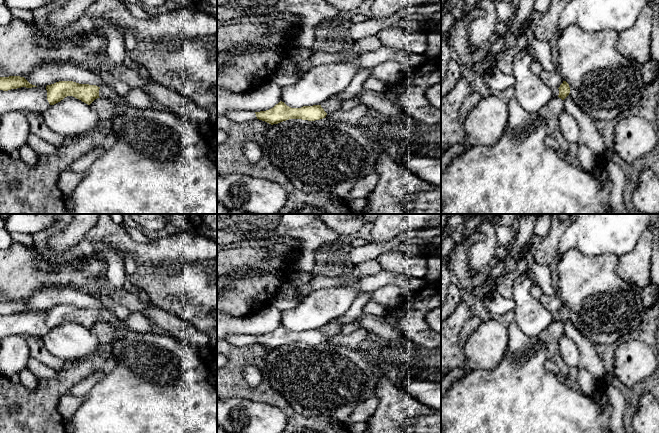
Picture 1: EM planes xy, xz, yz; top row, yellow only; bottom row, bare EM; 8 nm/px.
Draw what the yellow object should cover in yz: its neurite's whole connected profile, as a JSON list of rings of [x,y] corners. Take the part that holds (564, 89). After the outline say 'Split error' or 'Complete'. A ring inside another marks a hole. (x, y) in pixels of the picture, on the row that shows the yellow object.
[[[563,81],[559,88],[553,90],[554,97],[559,97],[562,100],[564,100],[569,95],[569,93],[570,87],[566,81]]]. Split error

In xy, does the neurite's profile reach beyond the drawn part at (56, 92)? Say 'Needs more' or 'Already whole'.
Needs more

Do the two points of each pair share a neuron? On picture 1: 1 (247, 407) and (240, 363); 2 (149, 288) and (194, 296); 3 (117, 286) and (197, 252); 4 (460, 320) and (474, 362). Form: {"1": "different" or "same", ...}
{"1": "different", "2": "same", "3": "different", "4": "different"}

